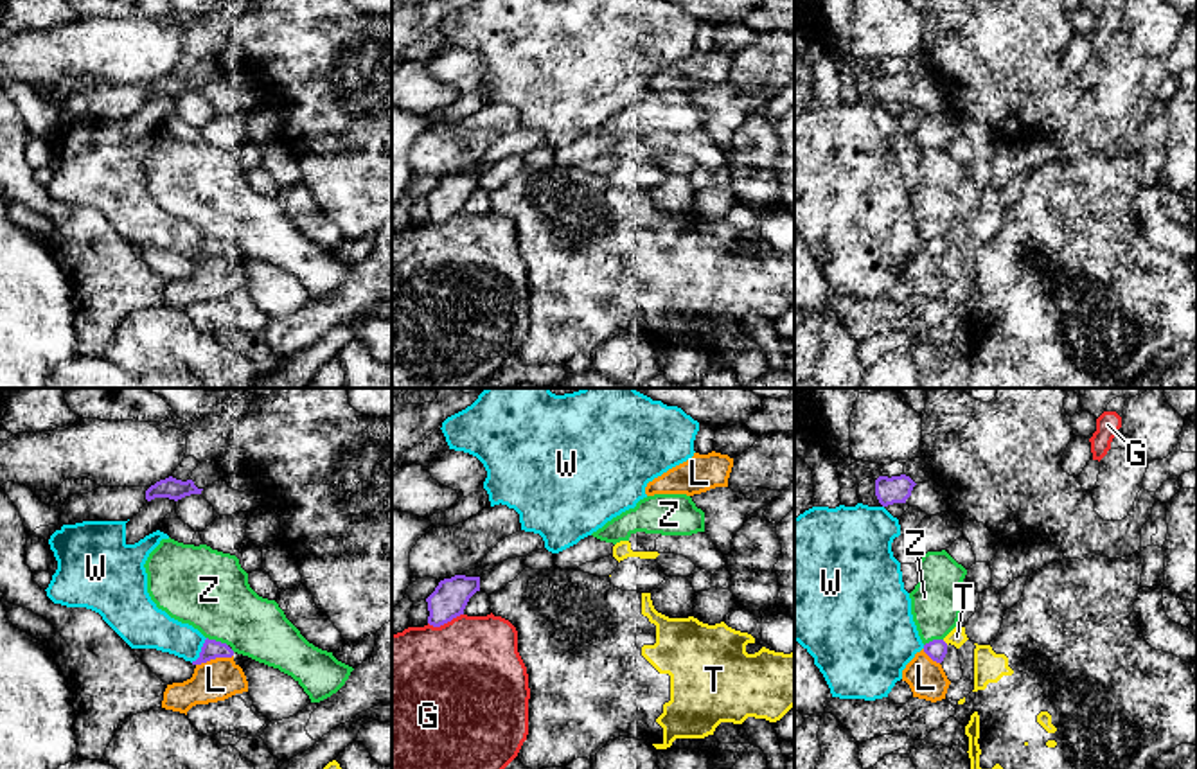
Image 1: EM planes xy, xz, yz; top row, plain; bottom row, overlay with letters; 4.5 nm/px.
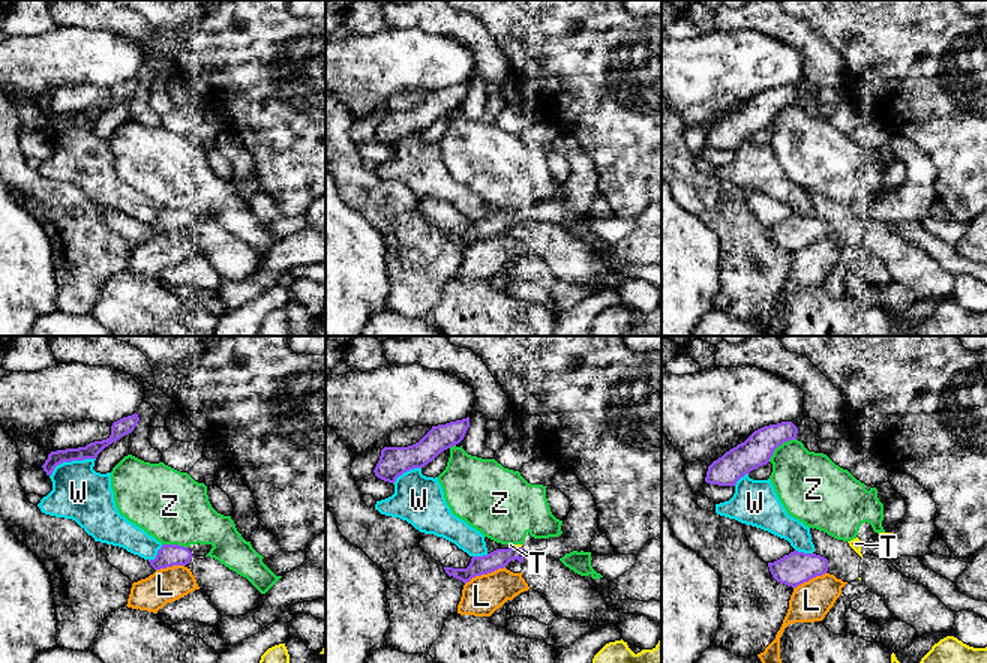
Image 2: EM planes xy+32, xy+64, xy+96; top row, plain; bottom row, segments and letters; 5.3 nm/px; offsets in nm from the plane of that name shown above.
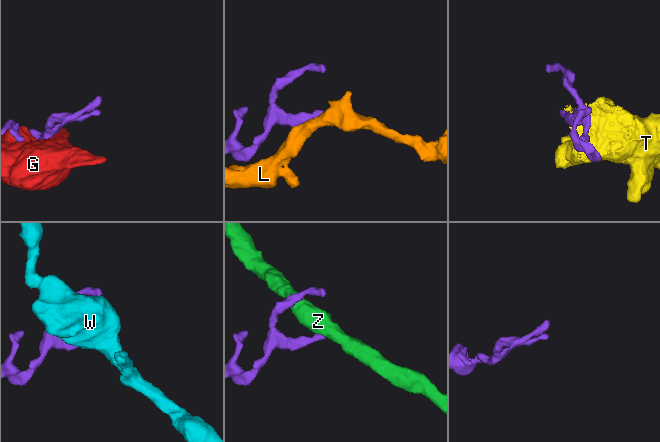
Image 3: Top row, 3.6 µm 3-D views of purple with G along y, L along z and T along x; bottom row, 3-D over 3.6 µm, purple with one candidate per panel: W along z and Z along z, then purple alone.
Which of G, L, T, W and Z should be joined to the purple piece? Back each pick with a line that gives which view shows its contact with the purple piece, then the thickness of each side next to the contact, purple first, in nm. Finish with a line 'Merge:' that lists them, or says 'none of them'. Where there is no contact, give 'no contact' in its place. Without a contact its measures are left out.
Merge: none of them

